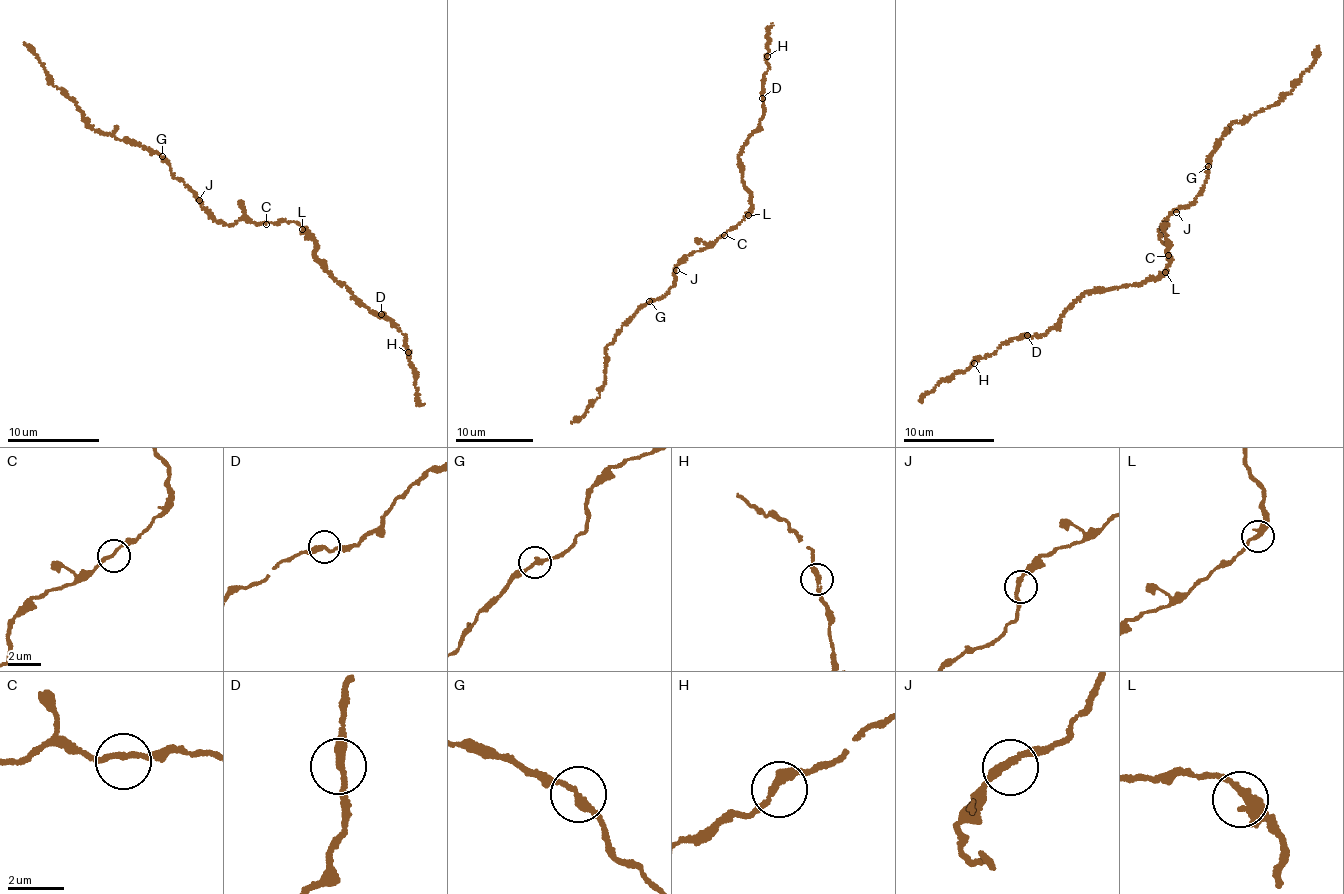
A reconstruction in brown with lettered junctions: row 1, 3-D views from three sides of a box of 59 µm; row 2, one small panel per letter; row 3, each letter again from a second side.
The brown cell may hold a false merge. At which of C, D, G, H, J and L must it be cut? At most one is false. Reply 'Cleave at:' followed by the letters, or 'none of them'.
Cleave at: none of them

